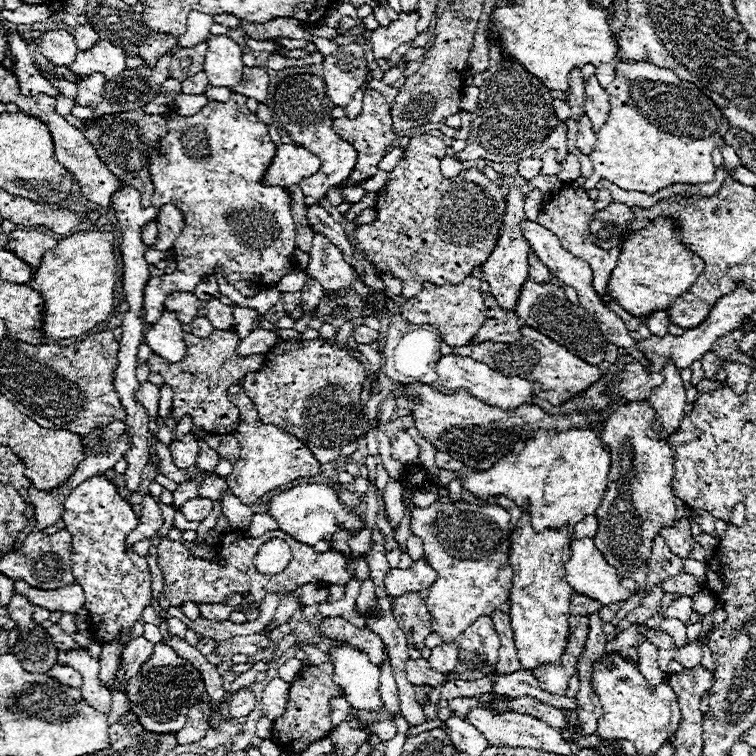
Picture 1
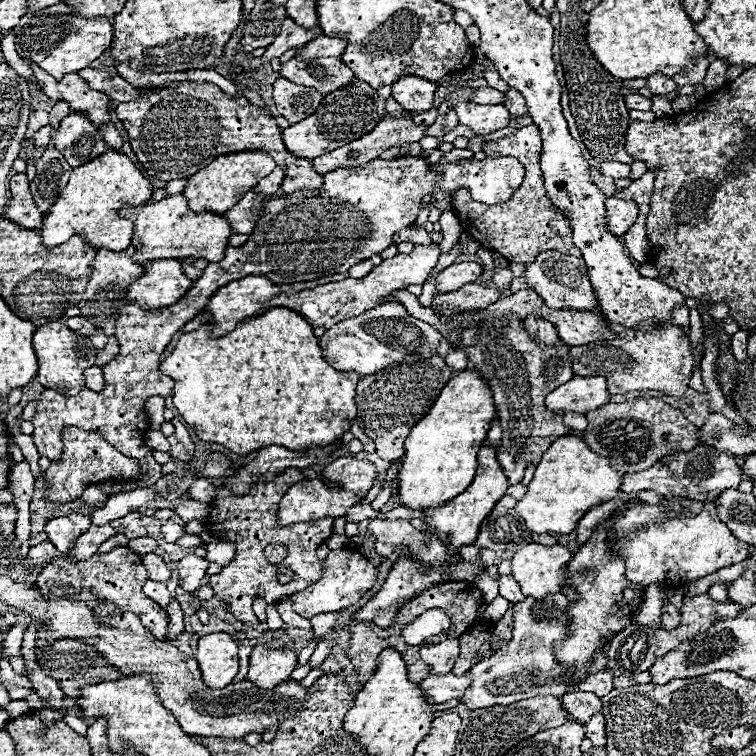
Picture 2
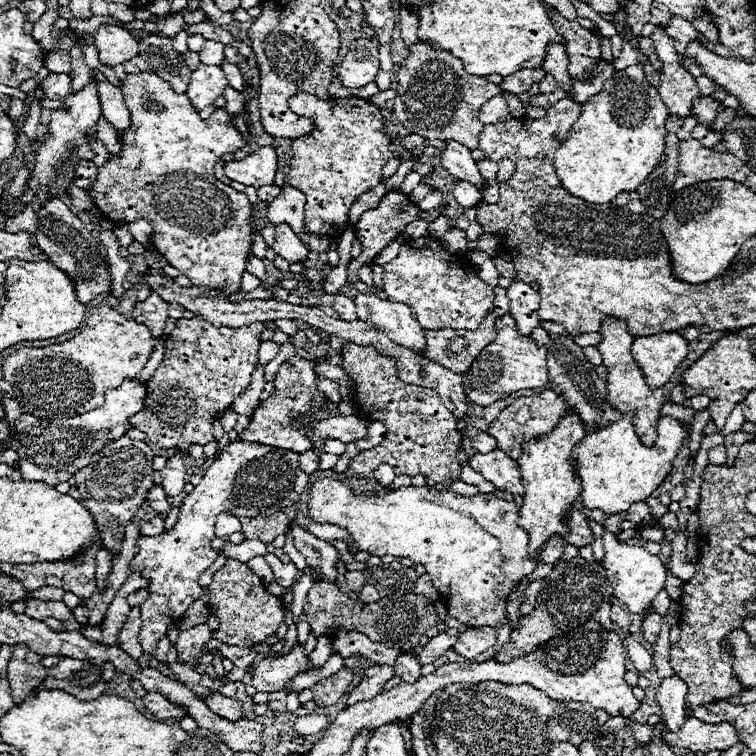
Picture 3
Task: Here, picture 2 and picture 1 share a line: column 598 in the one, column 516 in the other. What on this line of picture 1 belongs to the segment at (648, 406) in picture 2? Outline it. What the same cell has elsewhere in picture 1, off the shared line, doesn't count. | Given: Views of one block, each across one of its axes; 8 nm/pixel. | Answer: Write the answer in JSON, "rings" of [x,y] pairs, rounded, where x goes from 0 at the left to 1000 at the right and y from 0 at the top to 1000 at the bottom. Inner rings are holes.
{"rings":[[[556,505],[542,508],[550,524],[556,524],[556,534],[548,537],[545,550],[548,561],[556,569],[558,579],[563,579],[569,587],[574,587],[577,595],[593,598],[598,606],[614,611],[624,622],[646,622],[651,619],[659,606],[669,601],[688,601],[696,590],[696,582],[706,579],[714,569],[722,566],[778,566],[783,558],[796,558],[799,548],[772,548],[772,545],[754,545],[754,548],[722,548],[709,534],[690,534],[683,542],[661,542],[646,534],[638,534],[627,524],[622,524],[616,516],[606,516],[603,521],[582,521],[579,516],[569,511],[558,511]]]}

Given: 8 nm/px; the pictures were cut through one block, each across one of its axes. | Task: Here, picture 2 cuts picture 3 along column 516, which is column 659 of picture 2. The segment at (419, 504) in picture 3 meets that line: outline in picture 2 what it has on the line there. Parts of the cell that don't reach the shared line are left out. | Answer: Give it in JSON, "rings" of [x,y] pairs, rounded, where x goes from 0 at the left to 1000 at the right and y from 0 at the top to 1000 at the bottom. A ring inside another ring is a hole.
{"rings":[[[944,664],[931,667],[931,675],[915,685],[894,683],[886,688],[881,675],[881,669],[841,667],[812,688],[807,722],[812,722],[812,733],[825,738],[828,765],[844,778],[854,778],[857,772],[899,772],[923,767],[950,757],[952,751],[979,746],[989,735],[992,720],[979,717],[963,696],[950,688]]]}

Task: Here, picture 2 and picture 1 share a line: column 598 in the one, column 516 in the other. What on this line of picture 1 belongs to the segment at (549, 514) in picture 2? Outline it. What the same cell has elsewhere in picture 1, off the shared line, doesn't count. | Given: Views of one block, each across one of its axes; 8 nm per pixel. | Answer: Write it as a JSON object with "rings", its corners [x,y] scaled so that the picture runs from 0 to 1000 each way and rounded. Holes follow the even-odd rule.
{"rings":[[[722,569],[701,582],[688,601],[672,601],[669,606],[659,608],[648,622],[619,627],[611,640],[619,646],[630,659],[640,656],[669,656],[685,669],[690,669],[704,688],[706,701],[738,698],[746,693],[762,693],[772,688],[778,680],[786,680],[794,669],[802,643],[804,643],[804,624],[807,624],[807,595],[794,585],[794,579],[783,569]]]}

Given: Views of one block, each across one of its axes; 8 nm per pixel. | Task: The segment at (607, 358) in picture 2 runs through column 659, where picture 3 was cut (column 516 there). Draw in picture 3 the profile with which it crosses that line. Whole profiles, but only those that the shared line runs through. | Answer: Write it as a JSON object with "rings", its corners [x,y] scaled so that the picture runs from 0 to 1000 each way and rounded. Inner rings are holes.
{"rings":[[[669,415],[656,423],[656,450],[648,452],[648,458],[643,458],[624,479],[622,489],[611,495],[616,526],[630,537],[648,537],[664,524],[675,524],[685,516],[714,513],[728,503],[722,479],[725,479],[722,458],[709,458],[704,444],[685,442],[680,421]]]}

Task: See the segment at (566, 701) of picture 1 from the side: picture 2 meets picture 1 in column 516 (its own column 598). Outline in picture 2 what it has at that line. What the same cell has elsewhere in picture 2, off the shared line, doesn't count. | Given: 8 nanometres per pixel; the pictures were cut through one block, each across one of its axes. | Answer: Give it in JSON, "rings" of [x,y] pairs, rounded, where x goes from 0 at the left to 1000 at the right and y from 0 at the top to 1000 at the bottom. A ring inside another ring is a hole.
{"rings":[[[794,886],[788,892],[780,892],[775,899],[770,899],[765,907],[767,913],[780,913],[791,921],[802,921],[810,913],[810,892],[804,886]]]}

